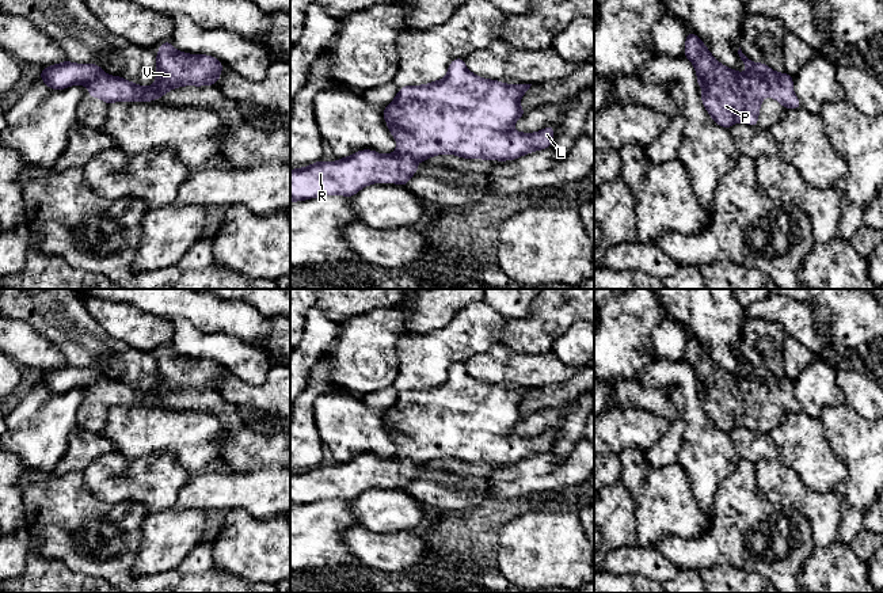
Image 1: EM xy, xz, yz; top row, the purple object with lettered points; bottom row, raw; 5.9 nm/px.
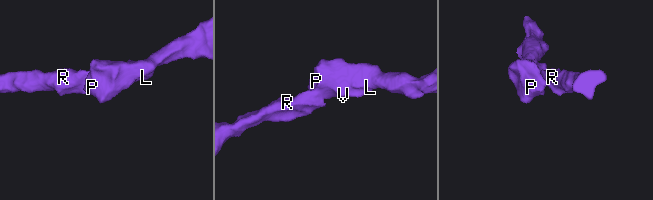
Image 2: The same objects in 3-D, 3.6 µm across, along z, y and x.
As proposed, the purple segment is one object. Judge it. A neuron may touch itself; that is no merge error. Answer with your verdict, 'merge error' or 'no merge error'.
no merge error

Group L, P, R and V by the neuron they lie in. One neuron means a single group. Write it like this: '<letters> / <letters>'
L P R V

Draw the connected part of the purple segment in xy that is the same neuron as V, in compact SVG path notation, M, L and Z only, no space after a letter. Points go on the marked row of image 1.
M163 42L156 53L156 81L149 87L132 83L121 76L107 75L96 64L62 61L42 68L39 76L52 90L65 90L75 84L90 90L88 98L100 98L107 106L113 102L153 102L170 90L184 85L216 85L222 62L208 54L189 54Z

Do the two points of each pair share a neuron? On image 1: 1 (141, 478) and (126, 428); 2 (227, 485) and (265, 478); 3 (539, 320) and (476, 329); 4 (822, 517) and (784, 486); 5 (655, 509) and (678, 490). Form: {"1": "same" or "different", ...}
{"1": "different", "2": "same", "3": "different", "4": "same", "5": "same"}

